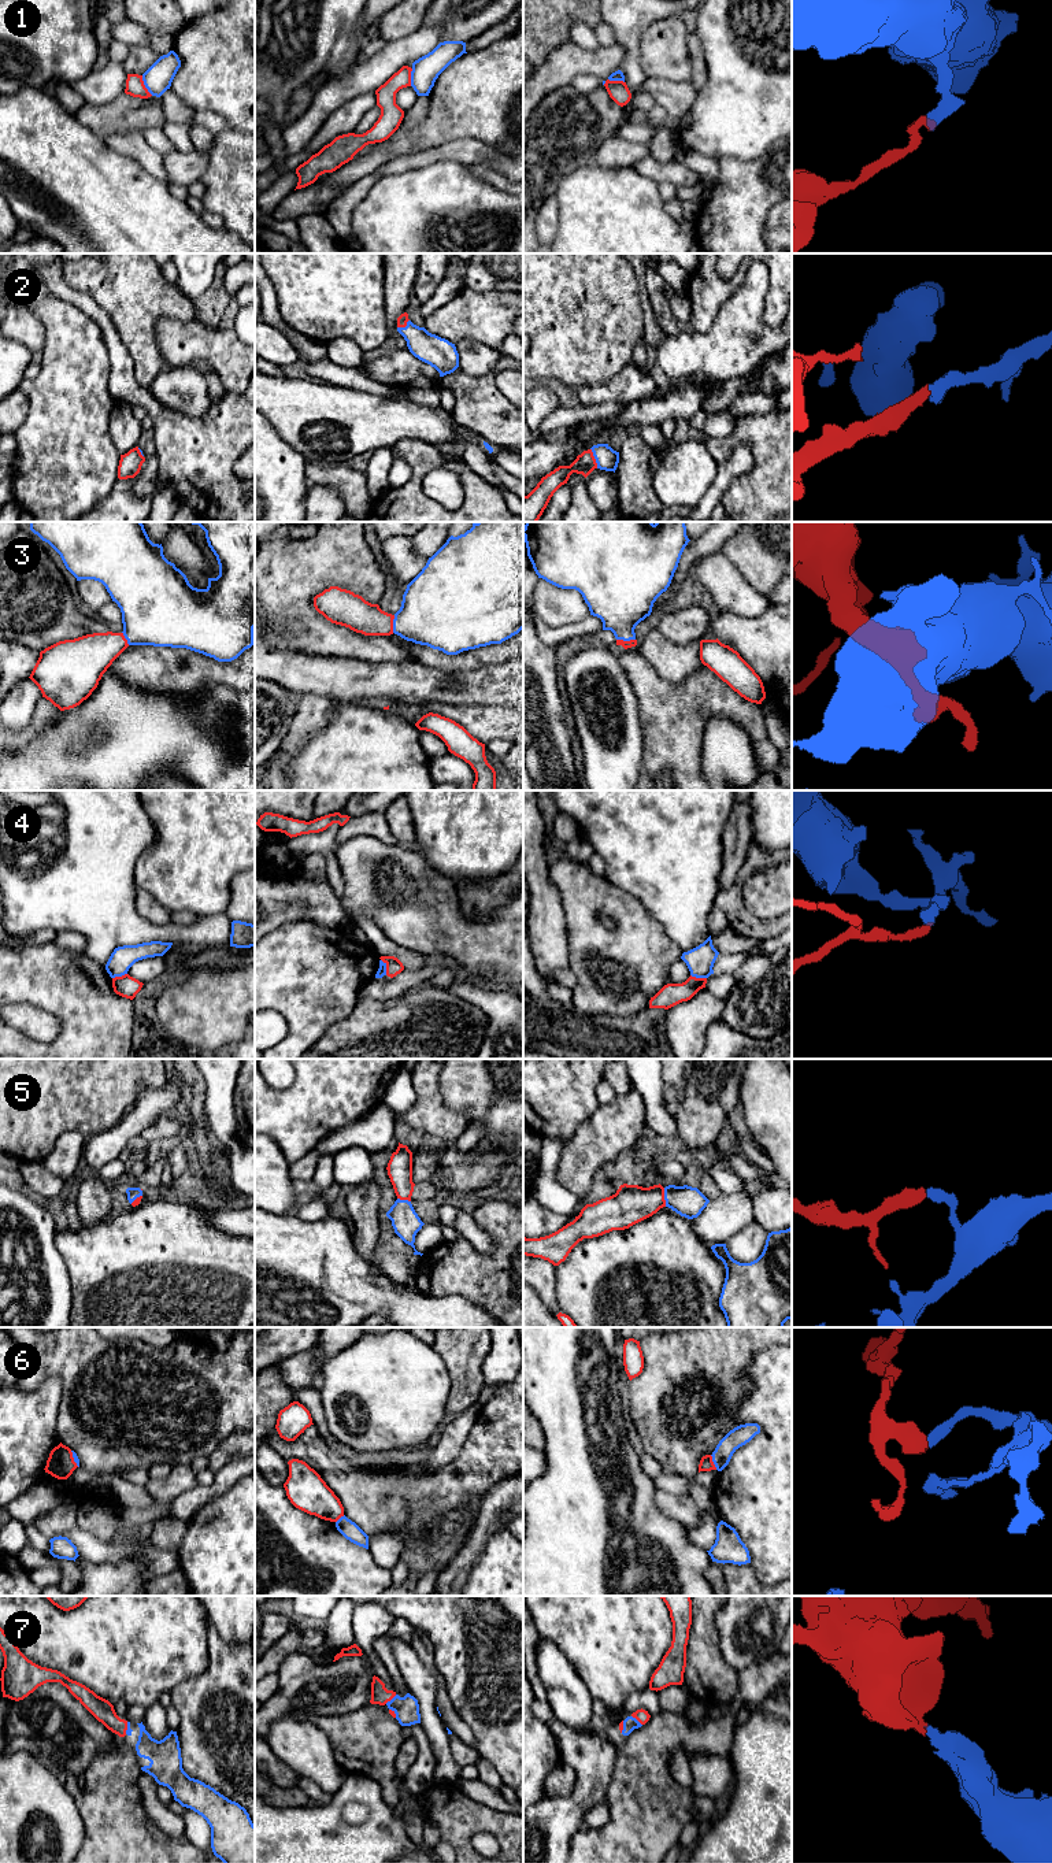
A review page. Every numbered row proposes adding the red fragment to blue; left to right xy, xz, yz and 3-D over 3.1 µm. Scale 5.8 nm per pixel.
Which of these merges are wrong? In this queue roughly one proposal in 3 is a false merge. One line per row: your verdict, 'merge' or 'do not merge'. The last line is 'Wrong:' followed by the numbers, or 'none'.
1: do not merge
2: merge
3: merge
4: do not merge
5: merge
6: do not merge
7: merge
Wrong: 1, 4, 6

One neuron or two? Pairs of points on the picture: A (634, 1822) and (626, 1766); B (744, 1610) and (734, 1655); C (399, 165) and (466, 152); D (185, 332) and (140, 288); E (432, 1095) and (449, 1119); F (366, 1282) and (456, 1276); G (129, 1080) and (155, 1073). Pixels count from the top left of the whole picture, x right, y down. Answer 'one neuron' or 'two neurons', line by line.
A: one neuron
B: one neuron
C: one neuron
D: two neurons
E: one neuron
F: two neurons
G: one neuron

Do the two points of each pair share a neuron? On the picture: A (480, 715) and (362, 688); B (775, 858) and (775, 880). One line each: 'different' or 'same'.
A: different
B: different

